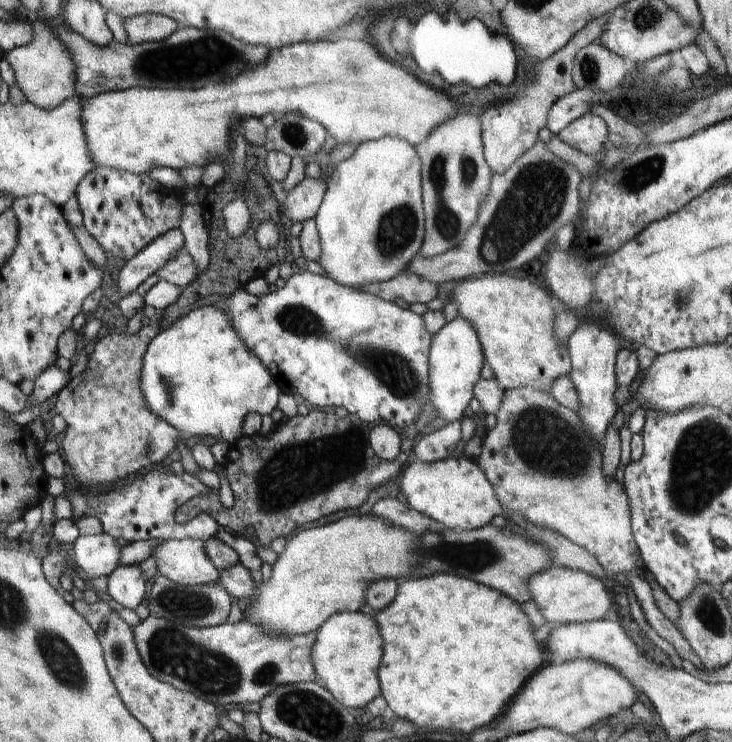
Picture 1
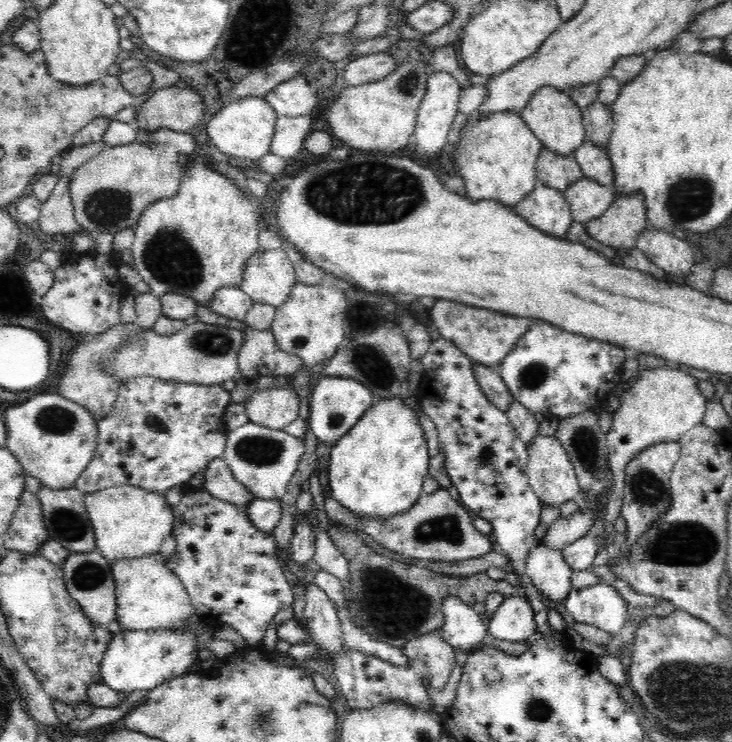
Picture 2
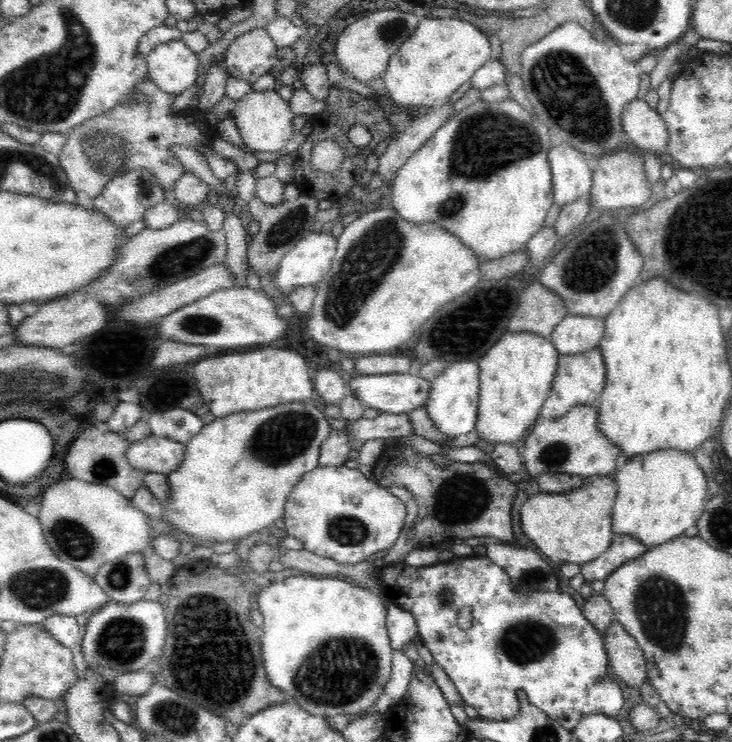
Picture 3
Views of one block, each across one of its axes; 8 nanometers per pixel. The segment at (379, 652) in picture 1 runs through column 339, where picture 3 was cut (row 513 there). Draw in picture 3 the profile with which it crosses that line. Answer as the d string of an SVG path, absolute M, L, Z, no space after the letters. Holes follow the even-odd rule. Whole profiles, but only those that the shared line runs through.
M654 449L622 462L615 473L617 497L613 508L612 531L640 539L655 547L685 534L704 512L707 477L692 453L678 449Z

